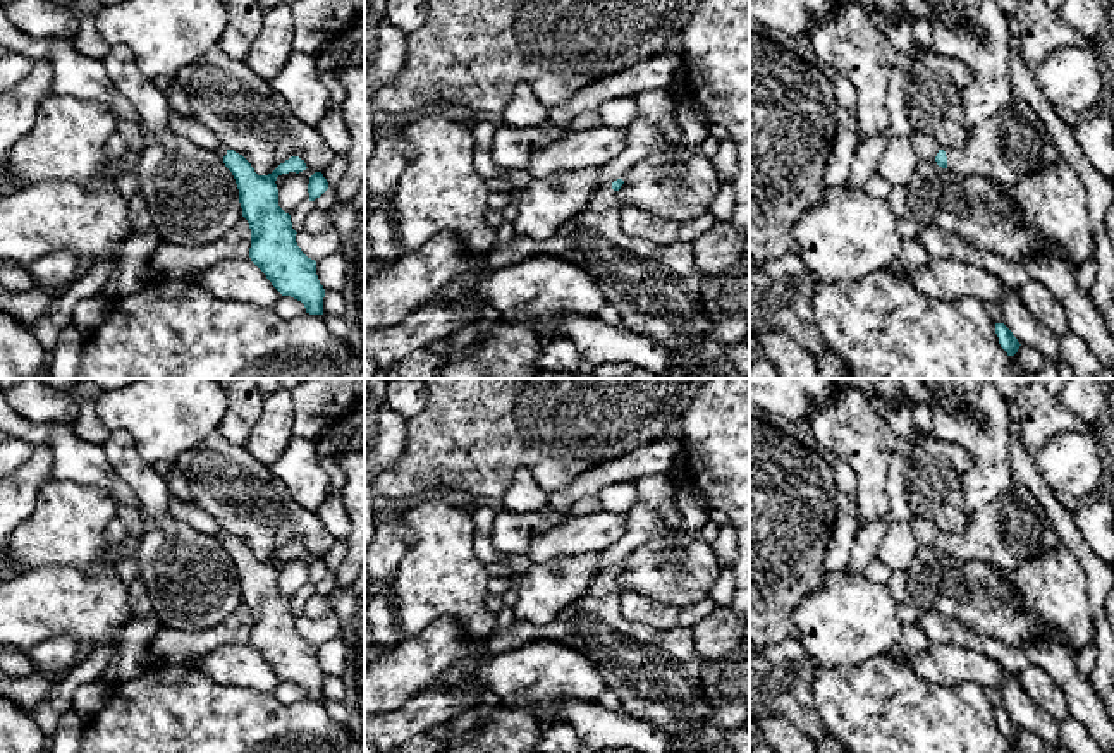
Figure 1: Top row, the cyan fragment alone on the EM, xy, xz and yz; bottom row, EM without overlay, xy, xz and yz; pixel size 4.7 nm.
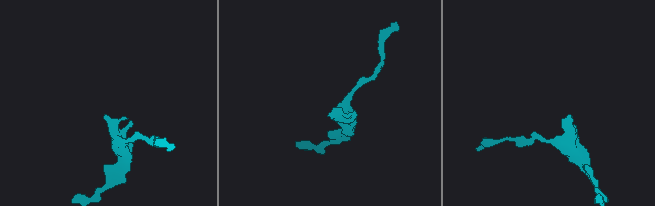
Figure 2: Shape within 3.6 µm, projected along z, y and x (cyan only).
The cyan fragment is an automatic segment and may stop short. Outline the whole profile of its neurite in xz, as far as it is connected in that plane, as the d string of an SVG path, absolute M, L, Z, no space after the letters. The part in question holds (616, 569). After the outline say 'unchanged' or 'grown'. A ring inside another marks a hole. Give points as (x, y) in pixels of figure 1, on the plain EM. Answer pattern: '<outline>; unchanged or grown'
M622 564L603 569L591 588L547 626L516 621L507 631L493 629L487 640L473 641L454 617L445 615L419 634L402 638L387 655L364 664L364 715L399 710L464 657L488 657L548 638L590 658L605 684L617 691L624 713L670 734L670 753L736 753L727 731L712 722L717 700L703 683L703 658L695 650L693 629L677 624L660 631L629 622L621 612L624 588L617 576L622 569Z; grown

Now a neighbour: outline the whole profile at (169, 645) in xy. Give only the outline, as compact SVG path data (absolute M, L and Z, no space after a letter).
M236 609L223 622L201 631L160 628L150 643L151 664L198 665L208 653L227 643L248 643L251 614Z

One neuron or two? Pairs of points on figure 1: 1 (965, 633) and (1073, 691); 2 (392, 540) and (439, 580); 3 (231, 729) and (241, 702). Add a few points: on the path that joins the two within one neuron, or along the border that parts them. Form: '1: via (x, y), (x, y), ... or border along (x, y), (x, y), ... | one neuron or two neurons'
1: via (994, 648), (1004, 655), (1044, 655), (1051, 662) | one neuron
2: border along (397, 518), (413, 532), (413, 544), (384, 587) | two neurons
3: via (232, 722), (232, 714), (238, 709) | one neuron

